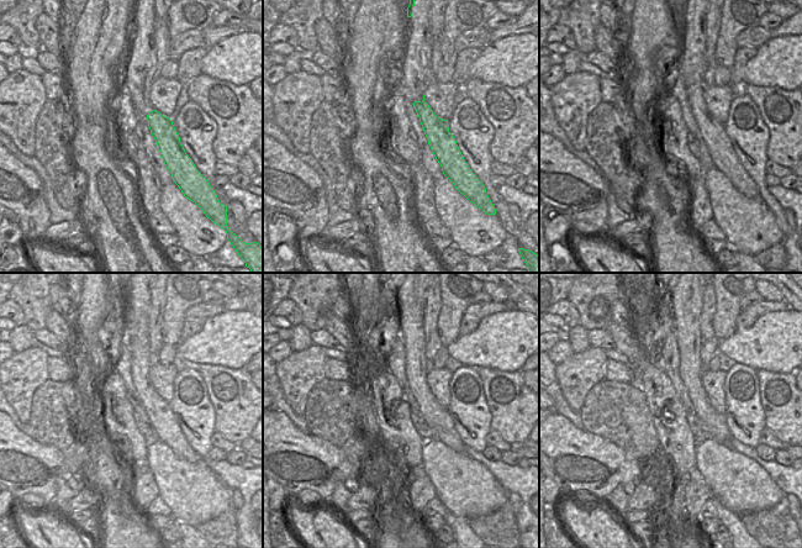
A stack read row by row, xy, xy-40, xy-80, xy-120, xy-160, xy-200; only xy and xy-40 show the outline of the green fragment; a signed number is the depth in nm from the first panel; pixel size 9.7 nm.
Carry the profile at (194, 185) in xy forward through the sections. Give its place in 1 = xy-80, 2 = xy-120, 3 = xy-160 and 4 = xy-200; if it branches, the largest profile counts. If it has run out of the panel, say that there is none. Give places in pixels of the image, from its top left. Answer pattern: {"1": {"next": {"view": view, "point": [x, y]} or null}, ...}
{"1": {"next": {"view": "xy-80", "point": [715, 137]}}, "2": {"next": {"view": "xy-120", "point": [163, 421]}}, "3": {"next": {"view": "xy-160", "point": [411, 307]}}, "4": {"next": {"view": "xy-200", "point": [686, 298]}}}

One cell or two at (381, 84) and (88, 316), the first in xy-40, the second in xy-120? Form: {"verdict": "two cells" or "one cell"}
{"verdict": "one cell"}

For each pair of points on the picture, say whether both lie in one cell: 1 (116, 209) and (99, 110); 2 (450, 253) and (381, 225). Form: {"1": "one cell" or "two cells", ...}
{"1": "one cell", "2": "two cells"}

